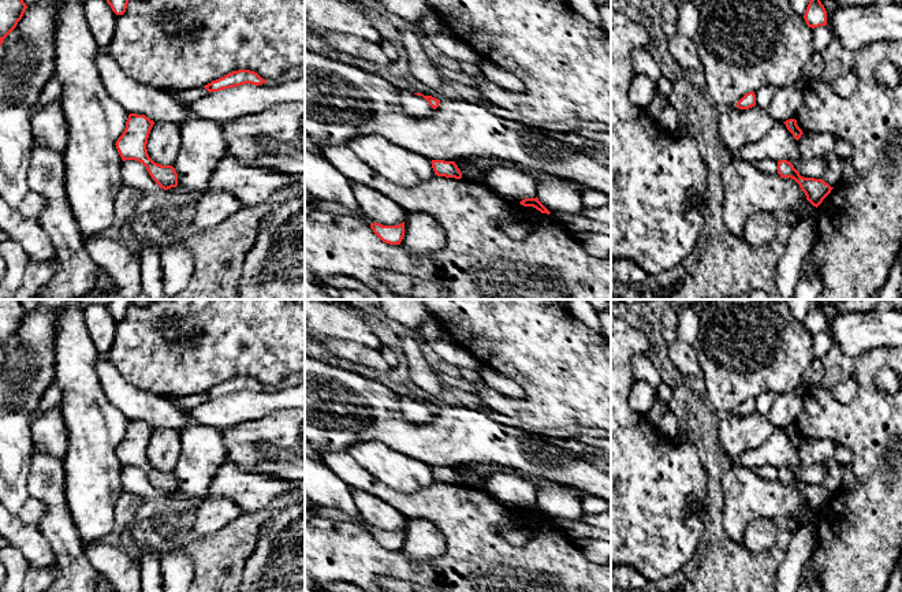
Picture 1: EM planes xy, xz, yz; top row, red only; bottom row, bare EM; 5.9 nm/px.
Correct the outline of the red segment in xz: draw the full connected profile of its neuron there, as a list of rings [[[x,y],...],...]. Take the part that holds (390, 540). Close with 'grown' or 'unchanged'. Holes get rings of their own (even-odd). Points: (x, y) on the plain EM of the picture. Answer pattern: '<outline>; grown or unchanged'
[[[405,528],[398,532],[383,532],[380,529],[372,529],[373,539],[385,550],[400,551],[405,543]]]; unchanged

